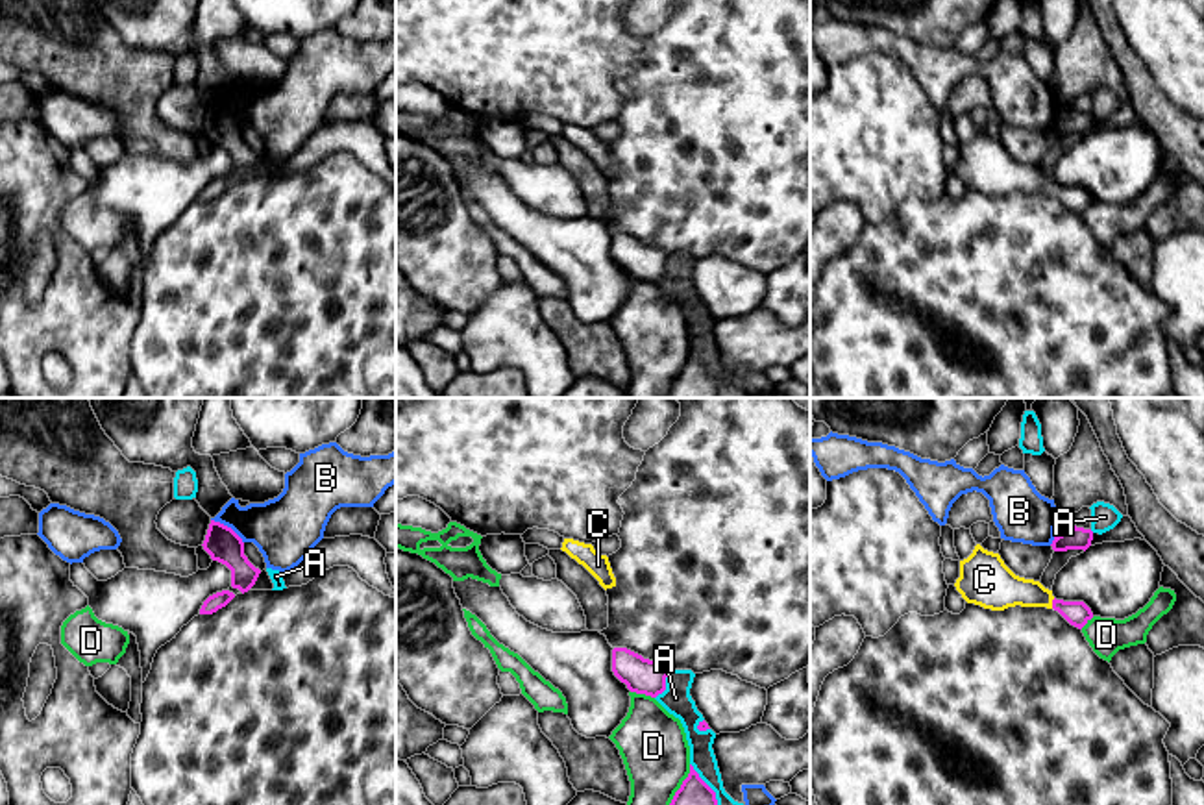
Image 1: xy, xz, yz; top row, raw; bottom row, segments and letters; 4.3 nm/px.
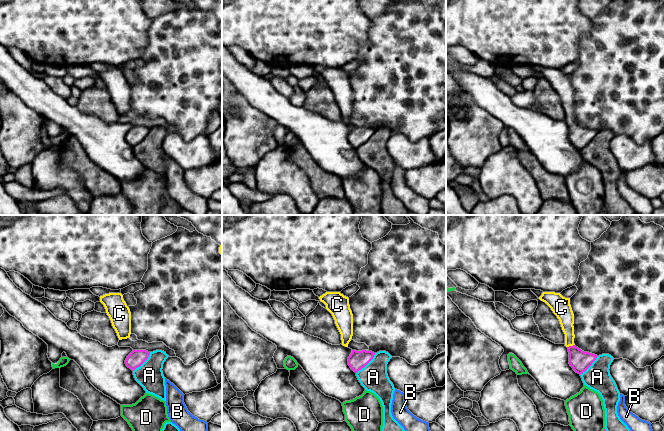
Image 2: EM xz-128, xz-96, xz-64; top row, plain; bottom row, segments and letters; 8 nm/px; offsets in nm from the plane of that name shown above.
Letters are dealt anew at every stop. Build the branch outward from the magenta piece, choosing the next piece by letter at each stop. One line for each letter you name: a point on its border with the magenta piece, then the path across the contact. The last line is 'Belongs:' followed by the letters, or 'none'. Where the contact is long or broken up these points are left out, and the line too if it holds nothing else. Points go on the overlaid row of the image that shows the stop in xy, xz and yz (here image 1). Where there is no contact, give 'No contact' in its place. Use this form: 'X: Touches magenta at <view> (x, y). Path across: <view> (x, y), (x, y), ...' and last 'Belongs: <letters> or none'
C: Touches magenta at yz (1053, 604). Path across: yz (1077, 613), (1053, 604), (1031, 593), (997, 589)
Belongs: C

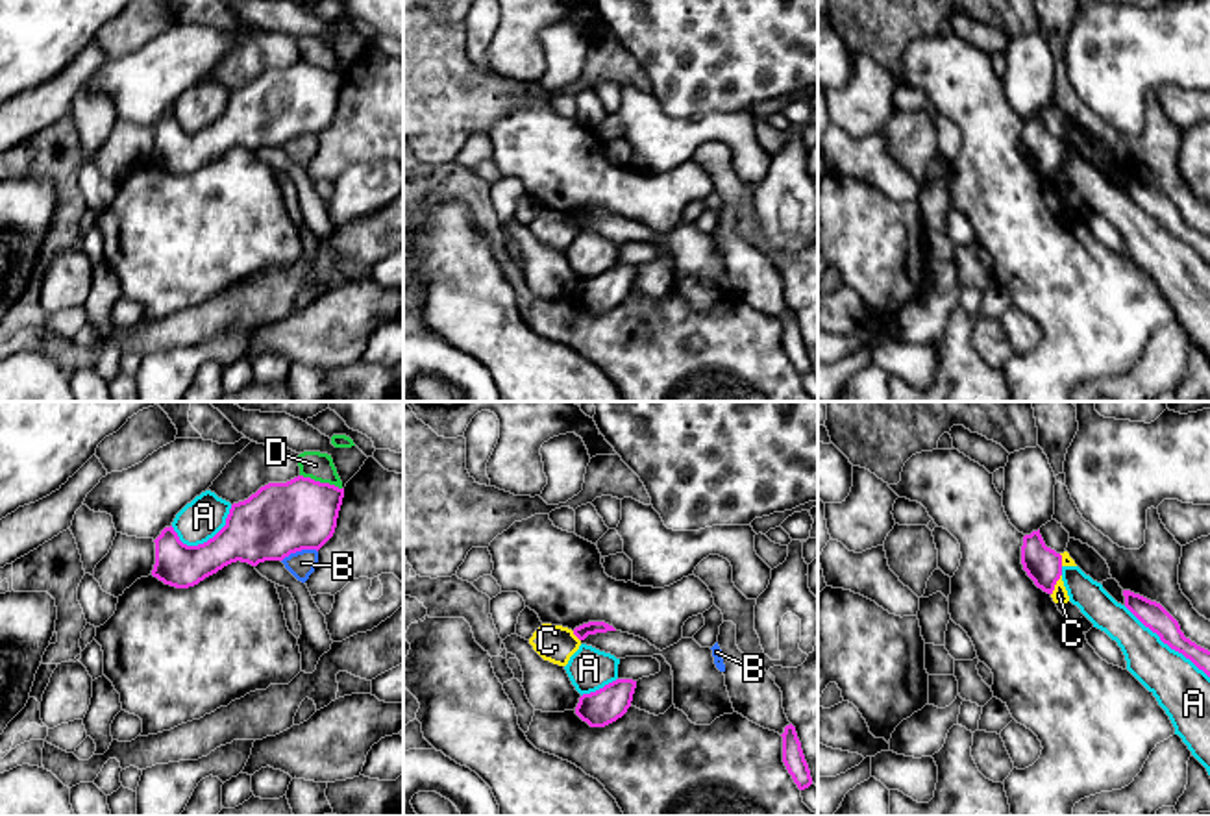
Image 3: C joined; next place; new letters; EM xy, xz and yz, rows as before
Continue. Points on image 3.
Belongs: none

